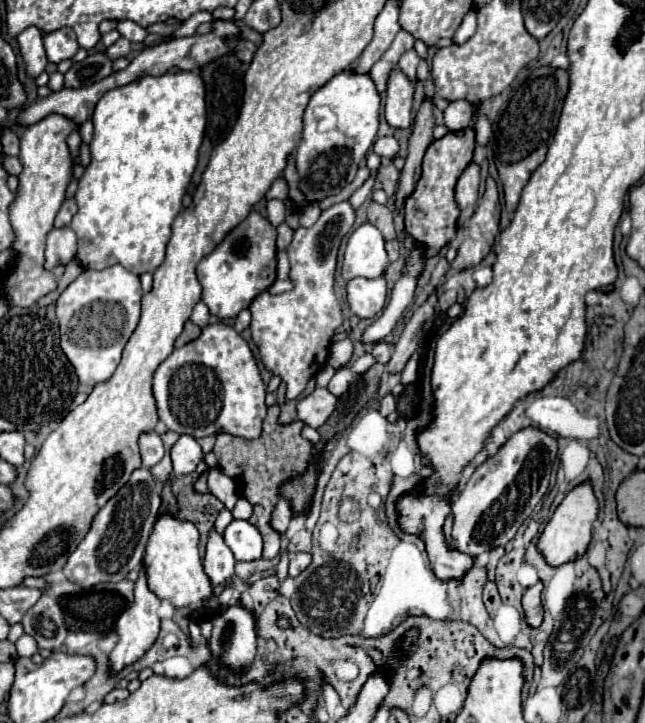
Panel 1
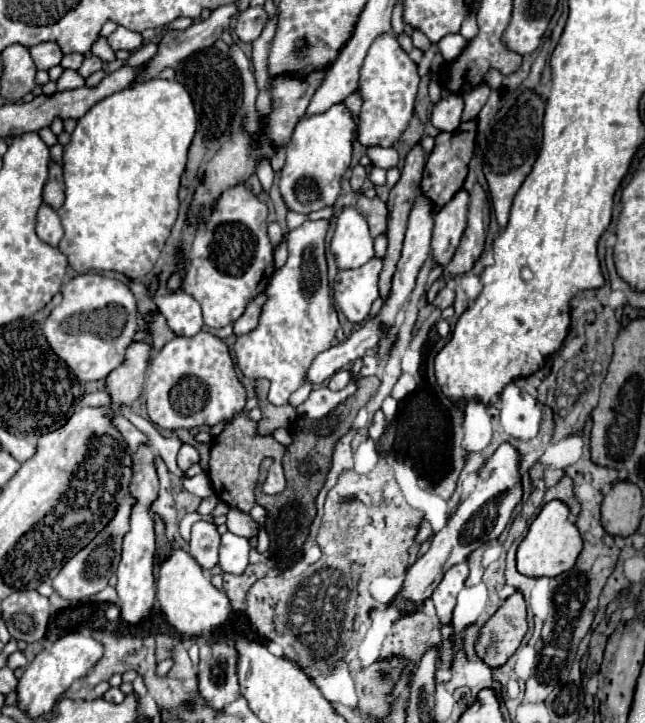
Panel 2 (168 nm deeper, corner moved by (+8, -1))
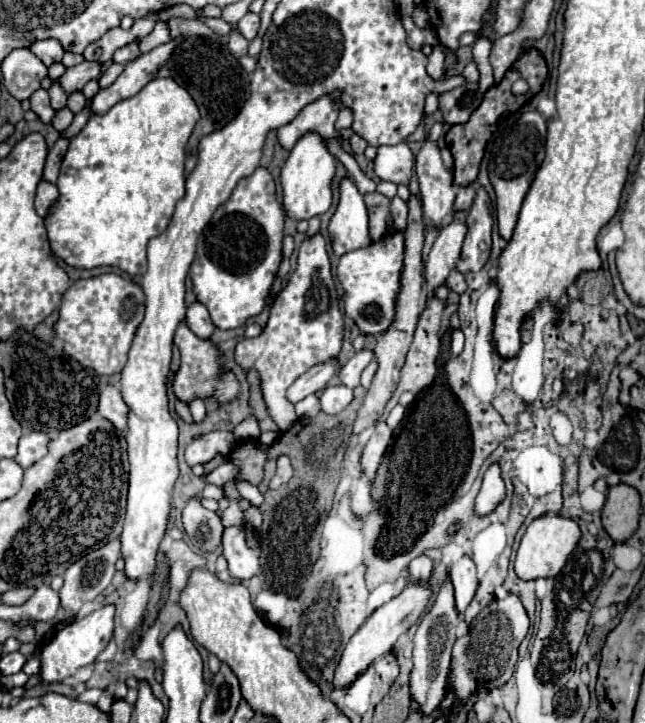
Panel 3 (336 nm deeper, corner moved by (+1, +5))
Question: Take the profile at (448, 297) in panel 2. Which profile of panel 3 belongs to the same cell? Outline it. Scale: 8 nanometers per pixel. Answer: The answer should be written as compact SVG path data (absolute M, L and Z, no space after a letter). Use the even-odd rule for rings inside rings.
M453 269L453 271L449 273L449 277L447 277L447 287L449 287L449 291L455 291L455 293L459 293L459 295L467 289L463 275L457 273L455 269Z

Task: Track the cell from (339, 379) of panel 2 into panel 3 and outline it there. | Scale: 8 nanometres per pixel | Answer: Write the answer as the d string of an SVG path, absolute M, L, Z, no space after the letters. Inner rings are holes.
M359 351L355 353L341 369L339 369L339 379L343 385L347 387L357 387L359 385L359 377L361 377L361 371L369 365L369 361L373 359L373 353L371 351Z

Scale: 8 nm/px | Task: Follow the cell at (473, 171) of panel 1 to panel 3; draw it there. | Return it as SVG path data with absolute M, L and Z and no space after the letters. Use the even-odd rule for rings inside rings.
M453 211L453 217L447 225L441 227L433 249L425 263L425 279L427 279L427 295L433 295L433 289L445 283L449 271L455 267L461 255L461 245L467 235L465 223L467 211Z

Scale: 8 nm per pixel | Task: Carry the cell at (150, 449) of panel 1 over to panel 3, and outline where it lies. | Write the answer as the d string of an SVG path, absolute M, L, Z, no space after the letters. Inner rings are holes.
M107 385L103 387L101 395L99 395L99 407L97 407L99 415L109 419L113 423L117 433L125 433L127 431L127 405L121 397L121 391L115 385Z

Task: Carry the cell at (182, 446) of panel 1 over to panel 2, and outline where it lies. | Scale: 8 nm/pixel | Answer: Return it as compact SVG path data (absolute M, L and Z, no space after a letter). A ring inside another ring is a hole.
M182 445L182 449L178 451L178 467L186 471L194 463L198 463L198 451L192 445Z

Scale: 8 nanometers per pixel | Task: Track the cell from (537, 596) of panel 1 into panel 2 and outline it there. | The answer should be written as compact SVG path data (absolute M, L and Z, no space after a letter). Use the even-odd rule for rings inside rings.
M514 593L482 625L476 639L476 655L490 669L502 667L522 643L526 631L526 603L520 593Z

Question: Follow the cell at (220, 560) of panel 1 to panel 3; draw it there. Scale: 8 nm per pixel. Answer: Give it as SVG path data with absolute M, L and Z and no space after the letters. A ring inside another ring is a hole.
M191 499L183 509L183 527L191 543L201 551L215 551L221 545L223 523L221 517L205 509L197 499Z

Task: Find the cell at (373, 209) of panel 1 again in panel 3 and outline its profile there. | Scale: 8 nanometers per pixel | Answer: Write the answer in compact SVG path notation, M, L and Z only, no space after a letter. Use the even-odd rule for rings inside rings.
M365 193L365 205L369 209L369 233L373 241L379 241L387 231L387 215L391 201L381 193Z

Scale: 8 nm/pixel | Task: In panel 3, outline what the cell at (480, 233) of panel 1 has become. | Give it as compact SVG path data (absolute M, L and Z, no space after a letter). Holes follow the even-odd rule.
M483 187L477 189L477 197L469 209L467 227L469 227L469 233L463 241L461 259L457 265L457 269L461 273L479 271L489 259L493 215L491 215L491 207L489 207L489 195Z

